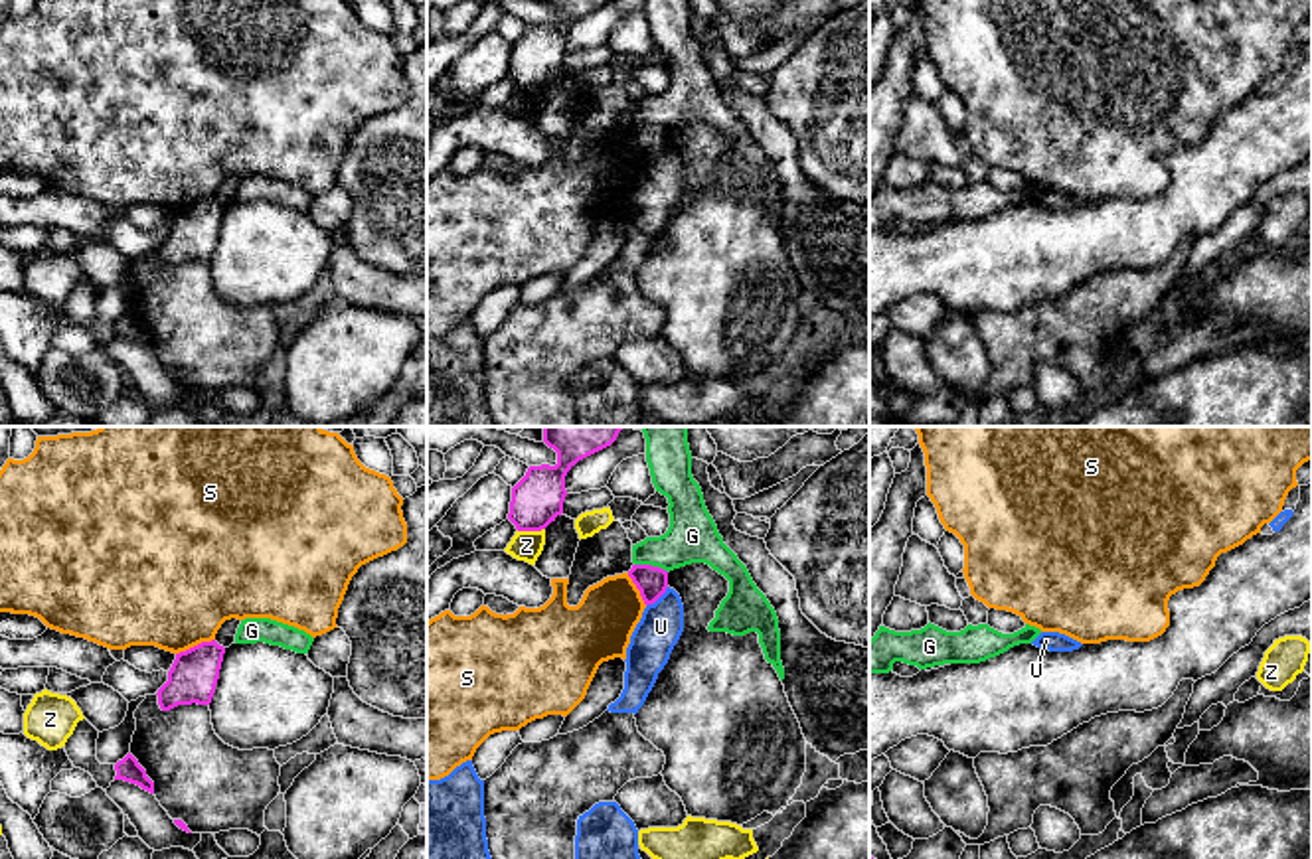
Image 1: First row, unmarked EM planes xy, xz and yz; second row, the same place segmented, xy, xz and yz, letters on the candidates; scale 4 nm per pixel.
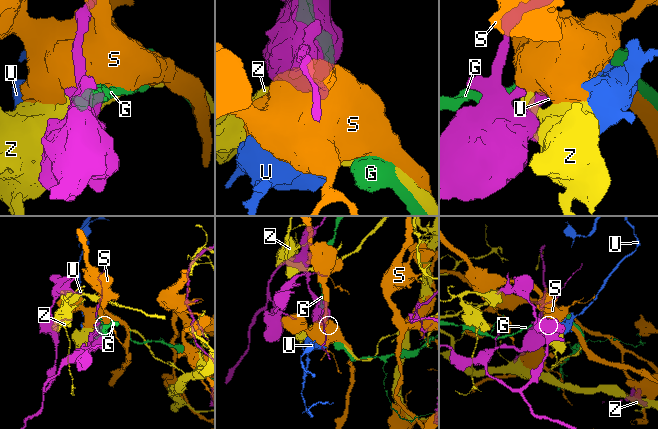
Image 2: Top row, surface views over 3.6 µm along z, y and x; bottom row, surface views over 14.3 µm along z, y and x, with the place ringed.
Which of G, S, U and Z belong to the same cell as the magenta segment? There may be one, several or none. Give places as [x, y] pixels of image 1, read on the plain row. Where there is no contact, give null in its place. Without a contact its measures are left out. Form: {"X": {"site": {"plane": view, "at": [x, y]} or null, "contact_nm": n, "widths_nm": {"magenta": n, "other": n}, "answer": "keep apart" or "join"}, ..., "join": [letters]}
{"G": {"site": {"plane": "xz", "at": [651, 123]}, "contact_nm": 150, "widths_nm": {"magenta": 130, "other": 200}, "answer": "keep apart"}, "S": {"site": {"plane": "xy", "at": [194, 204]}, "contact_nm": 170, "widths_nm": {"magenta": 200, "other": 480}, "answer": "keep apart"}, "U": {"site": {"plane": "xz", "at": [656, 156]}, "contact_nm": 130, "widths_nm": {"magenta": 130, "other": 180}, "answer": "keep apart"}, "Z": {"site": {"plane": "xz", "at": [530, 87]}, "contact_nm": 110, "widths_nm": {"magenta": 220, "other": 130}, "answer": "keep apart"}, "join": []}

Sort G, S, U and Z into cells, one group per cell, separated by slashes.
G / S / U / Z

